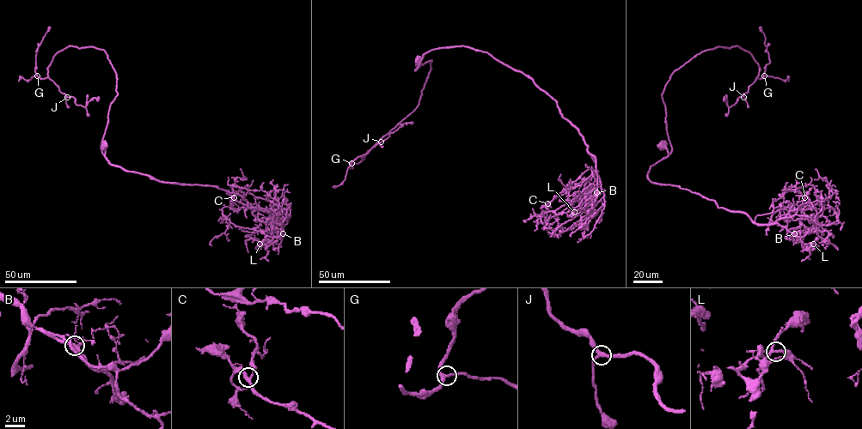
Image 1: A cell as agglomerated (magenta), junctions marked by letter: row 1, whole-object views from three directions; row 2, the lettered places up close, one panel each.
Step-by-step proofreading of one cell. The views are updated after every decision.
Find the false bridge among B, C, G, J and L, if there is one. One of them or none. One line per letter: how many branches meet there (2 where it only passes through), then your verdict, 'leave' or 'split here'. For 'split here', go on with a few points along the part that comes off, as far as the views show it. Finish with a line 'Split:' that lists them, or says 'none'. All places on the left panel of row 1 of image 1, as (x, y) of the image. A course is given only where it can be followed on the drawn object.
B: 3 branches meet; leave
C: 3 branches meet; leave
G: 3 branches meet; leave
J: 3 branches meet; leave
L: 3 branches meet; leave
Split: none

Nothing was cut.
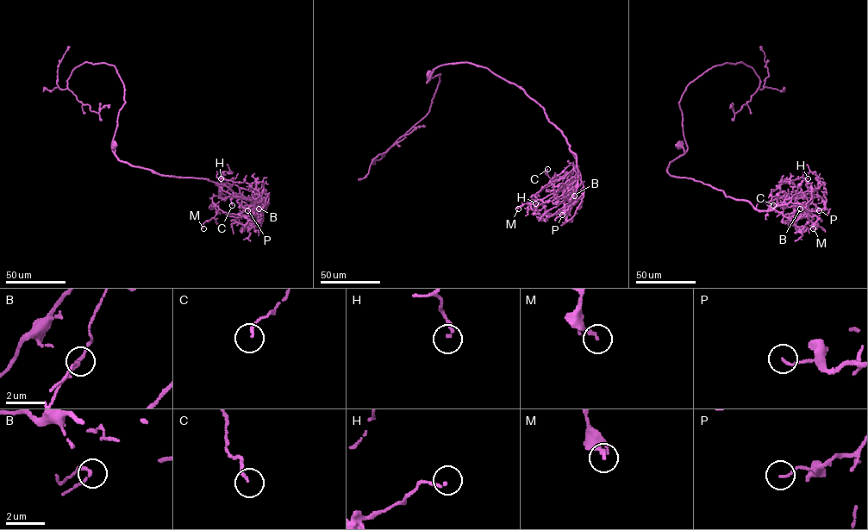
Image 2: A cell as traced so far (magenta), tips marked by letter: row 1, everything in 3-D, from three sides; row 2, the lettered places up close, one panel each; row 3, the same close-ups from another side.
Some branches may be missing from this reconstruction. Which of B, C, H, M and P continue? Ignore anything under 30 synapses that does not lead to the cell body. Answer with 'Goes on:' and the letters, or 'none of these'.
Goes on: none of these

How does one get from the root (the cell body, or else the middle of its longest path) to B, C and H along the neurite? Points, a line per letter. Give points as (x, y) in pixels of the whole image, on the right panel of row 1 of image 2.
B: (678, 146), (683, 153), (669, 164), (671, 176), (709, 184), (791, 221), (808, 215), (800, 208)
C: (678, 146), (683, 153), (669, 164), (671, 176), (758, 210), (779, 212), (770, 203), (784, 196), (773, 205)
H: (678, 146), (683, 153), (669, 164), (671, 176), (709, 184), (758, 210), (779, 212), (771, 202), (808, 178)

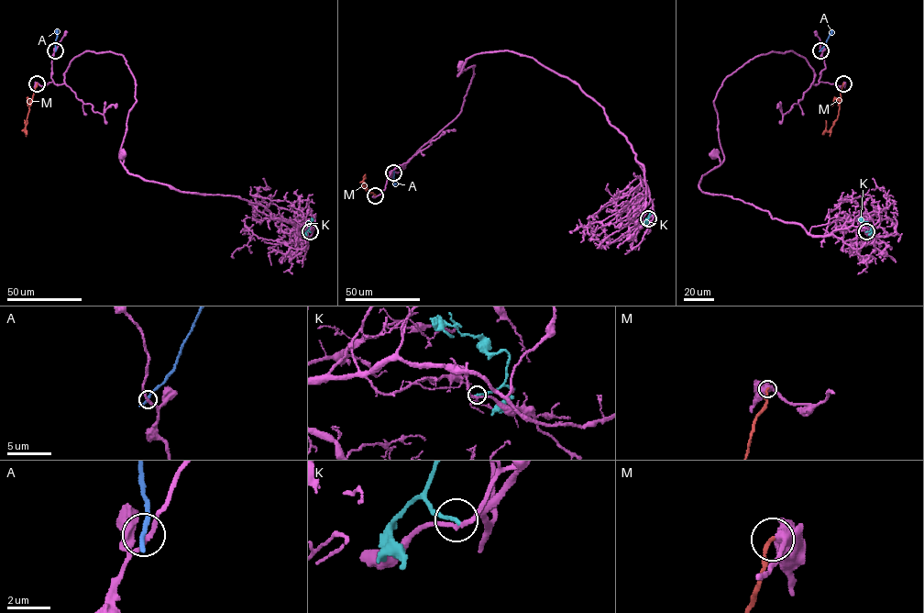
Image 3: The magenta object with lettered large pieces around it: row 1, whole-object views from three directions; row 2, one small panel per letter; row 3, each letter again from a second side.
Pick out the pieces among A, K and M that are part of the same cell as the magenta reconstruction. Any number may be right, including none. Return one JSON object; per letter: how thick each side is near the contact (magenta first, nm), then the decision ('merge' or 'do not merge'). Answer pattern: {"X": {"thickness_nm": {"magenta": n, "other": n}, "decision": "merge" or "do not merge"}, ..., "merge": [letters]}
{"A": {"thickness_nm": {"magenta": 190, "other": 280}, "decision": "do not merge"}, "K": {"thickness_nm": {"magenta": 200, "other": 170}, "decision": "do not merge"}, "M": {"thickness_nm": {"magenta": 600, "other": 200}, "decision": "do not merge"}, "merge": []}

